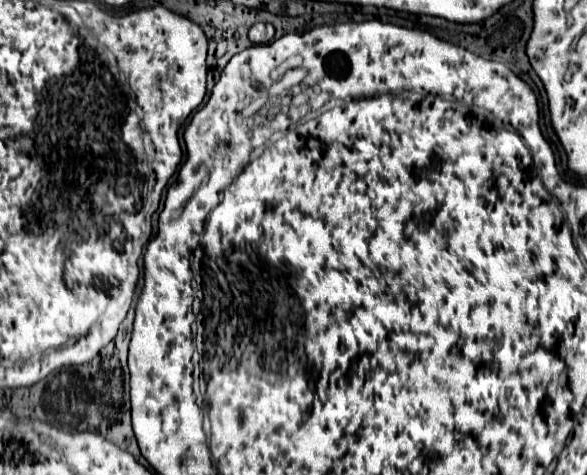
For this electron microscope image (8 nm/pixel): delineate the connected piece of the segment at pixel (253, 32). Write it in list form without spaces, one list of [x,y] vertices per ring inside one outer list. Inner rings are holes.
[[[259,22],[249,30],[249,40],[253,44],[267,44],[267,42],[273,40],[273,36],[275,36],[275,28],[271,24]]]

